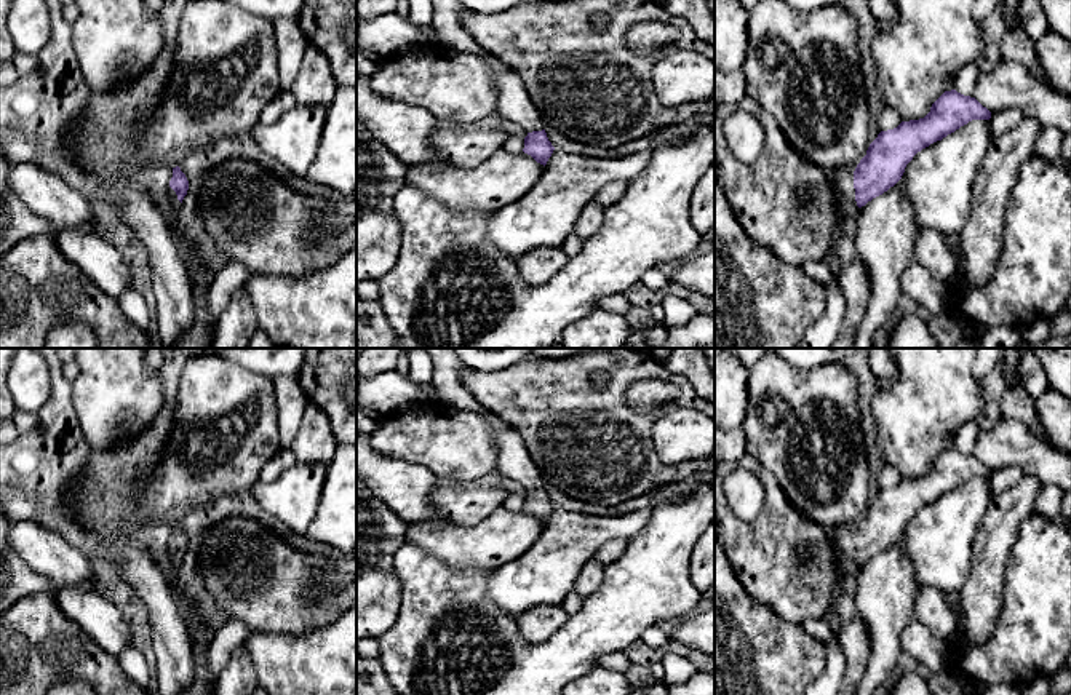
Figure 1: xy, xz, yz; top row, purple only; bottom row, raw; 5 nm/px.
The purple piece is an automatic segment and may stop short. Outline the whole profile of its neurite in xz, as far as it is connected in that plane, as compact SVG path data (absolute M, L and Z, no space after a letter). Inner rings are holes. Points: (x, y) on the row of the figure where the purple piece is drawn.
M432 0L432 6L432 29L440 35L441 43L452 50L483 56L494 70L497 115L526 129L523 152L545 166L555 147L545 133L547 121L531 101L521 77L473 40L462 22L465 8L459 0Z

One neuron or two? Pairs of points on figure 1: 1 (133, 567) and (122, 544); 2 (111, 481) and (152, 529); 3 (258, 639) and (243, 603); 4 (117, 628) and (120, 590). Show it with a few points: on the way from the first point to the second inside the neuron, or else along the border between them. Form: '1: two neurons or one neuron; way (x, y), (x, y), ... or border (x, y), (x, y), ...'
1: one neuron; way (133, 561), (128, 550)
2: one neuron; way (112, 494), (139, 521)
3: two neurons; border (253, 630), (291, 636)
4: two neurons; border (93, 588), (122, 611)

